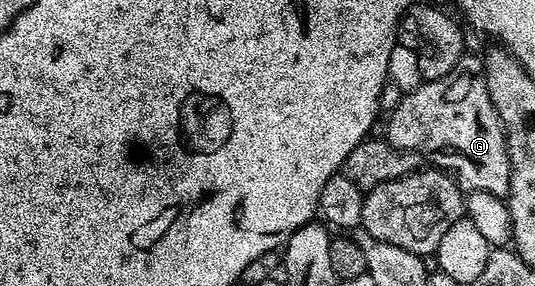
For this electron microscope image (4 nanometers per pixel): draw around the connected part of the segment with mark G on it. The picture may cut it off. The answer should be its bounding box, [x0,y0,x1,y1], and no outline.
[387,72,511,198]

